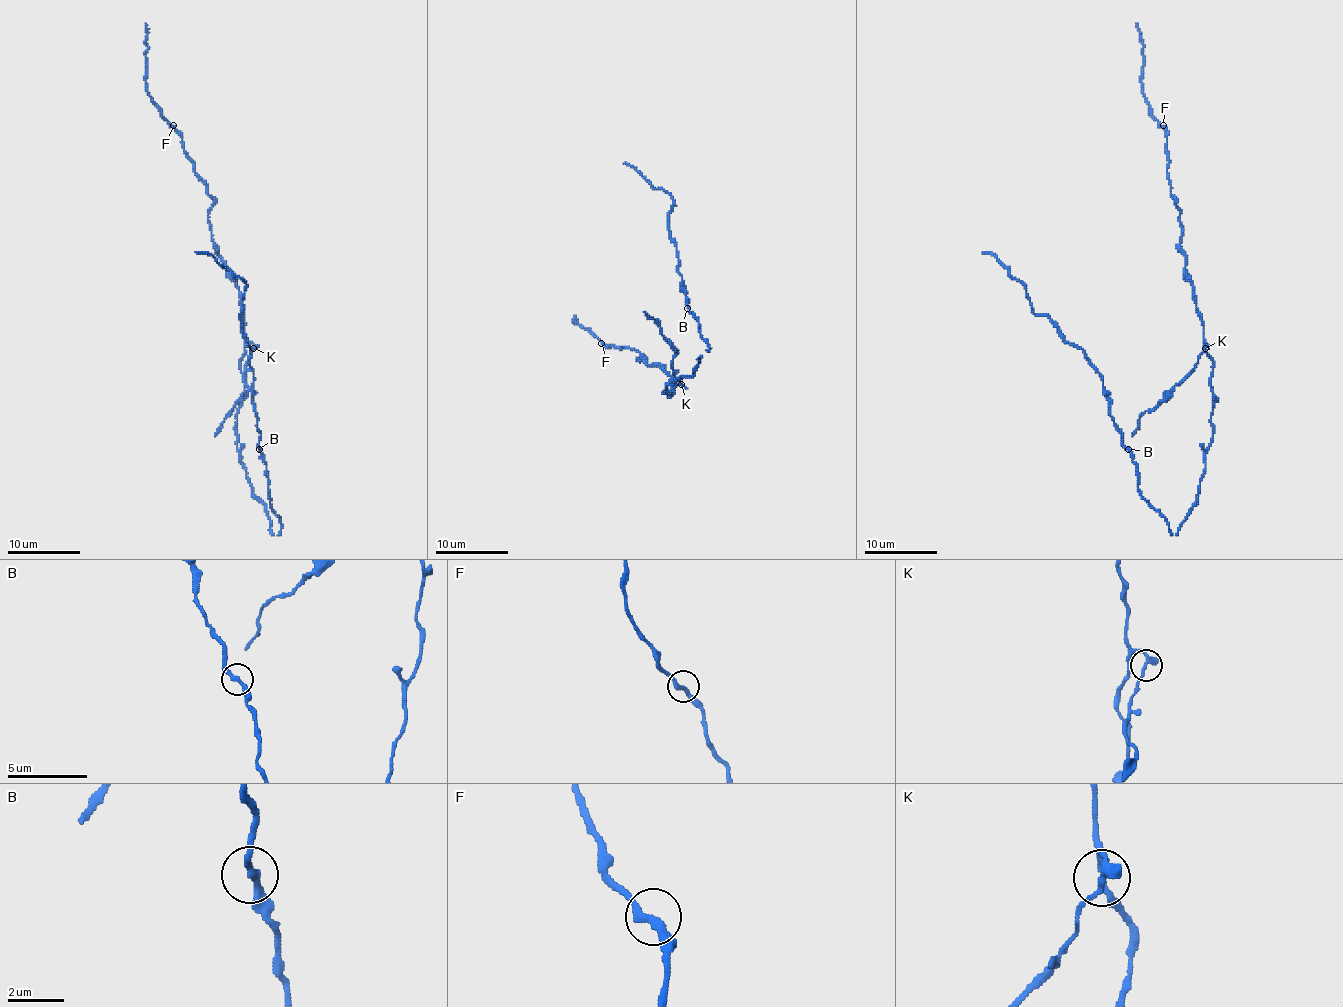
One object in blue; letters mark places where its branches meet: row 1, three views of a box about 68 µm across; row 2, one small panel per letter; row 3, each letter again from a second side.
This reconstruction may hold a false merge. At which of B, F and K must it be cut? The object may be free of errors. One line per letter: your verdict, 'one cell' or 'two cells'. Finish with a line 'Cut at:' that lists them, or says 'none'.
B: one cell
F: one cell
K: two cells
Cut at: K

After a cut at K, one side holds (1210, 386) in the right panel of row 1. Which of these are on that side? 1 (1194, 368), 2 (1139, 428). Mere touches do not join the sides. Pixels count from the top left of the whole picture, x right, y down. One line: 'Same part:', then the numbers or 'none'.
Same part: none

